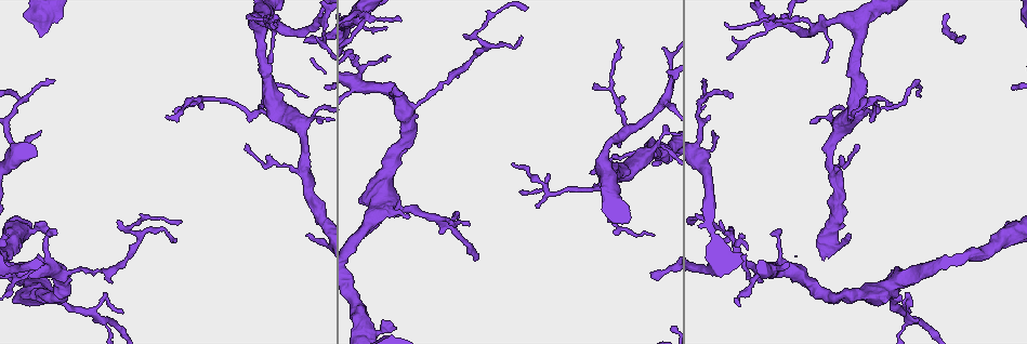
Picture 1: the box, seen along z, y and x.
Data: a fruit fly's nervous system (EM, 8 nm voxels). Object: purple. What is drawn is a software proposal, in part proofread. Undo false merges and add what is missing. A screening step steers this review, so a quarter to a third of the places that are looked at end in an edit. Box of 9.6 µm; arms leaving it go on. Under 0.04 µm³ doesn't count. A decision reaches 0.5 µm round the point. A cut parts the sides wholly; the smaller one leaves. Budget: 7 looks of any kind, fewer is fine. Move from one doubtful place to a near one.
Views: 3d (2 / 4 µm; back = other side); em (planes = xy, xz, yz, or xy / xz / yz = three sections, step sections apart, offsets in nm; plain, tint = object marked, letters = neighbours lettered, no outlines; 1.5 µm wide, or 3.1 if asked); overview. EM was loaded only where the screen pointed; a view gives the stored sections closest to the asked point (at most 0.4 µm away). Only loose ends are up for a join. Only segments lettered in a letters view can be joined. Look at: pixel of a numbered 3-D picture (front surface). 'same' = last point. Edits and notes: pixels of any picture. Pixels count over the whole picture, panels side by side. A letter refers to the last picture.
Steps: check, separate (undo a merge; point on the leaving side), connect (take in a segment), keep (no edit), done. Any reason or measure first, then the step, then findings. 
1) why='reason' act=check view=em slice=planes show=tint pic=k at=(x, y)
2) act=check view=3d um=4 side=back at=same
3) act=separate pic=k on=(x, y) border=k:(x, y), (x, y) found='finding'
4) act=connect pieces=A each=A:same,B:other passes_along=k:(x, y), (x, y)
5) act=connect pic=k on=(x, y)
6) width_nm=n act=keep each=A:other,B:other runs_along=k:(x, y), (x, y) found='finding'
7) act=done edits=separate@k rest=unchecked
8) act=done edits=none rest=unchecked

why='thin end' act=check view=3d um=4 pic=1 at=(890, 102)

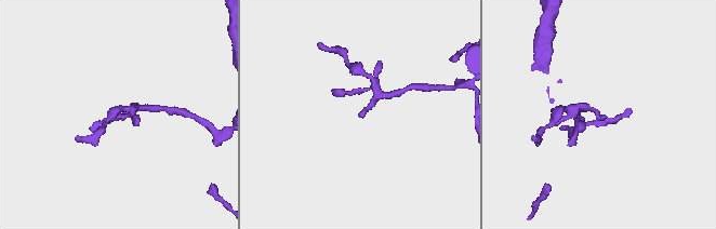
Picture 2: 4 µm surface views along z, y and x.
act=check view=em slice=xz step=4 show=letters pic=2 at=(362, 118)

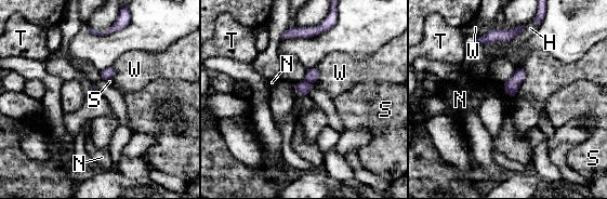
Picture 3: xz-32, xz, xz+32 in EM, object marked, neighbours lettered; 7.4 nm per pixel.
act=keep each=H:other,N:other,S:other,T:other,W:other border=3:(503, 83), (503, 90), (510, 96) found='none of them fits'

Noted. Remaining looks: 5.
why='free end' act=check view=em slice=planes show=letters pic=1 at=(848, 235)

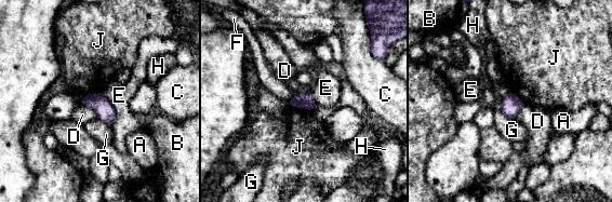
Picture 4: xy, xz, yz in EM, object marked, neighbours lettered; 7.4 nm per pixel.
width_nm=110 act=keep each=A:other,B:other,C:other,D:other,E:other,F:other,G:other,H:other,J:other border=4:(291, 105), (310, 110) found='no lettered segment goes on from it'

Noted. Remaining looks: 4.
act=check view=em um=3.1 slice=yz step=8 show=letters pic=1 at=(55, 230)

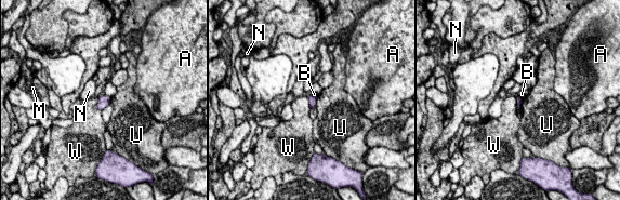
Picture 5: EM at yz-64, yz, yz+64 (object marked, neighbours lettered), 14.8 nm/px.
act=check view=em um=3.1 slice=planes show=letters at=same

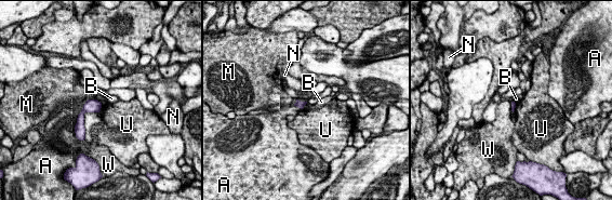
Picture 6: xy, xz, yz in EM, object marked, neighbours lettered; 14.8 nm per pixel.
act=keep each=A:other,B:other,M:other,N:other,U:other,W:other border=6:(516, 103), (513, 111) found='none of them fits'

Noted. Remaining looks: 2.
act=done edits=none rest=unchecked

